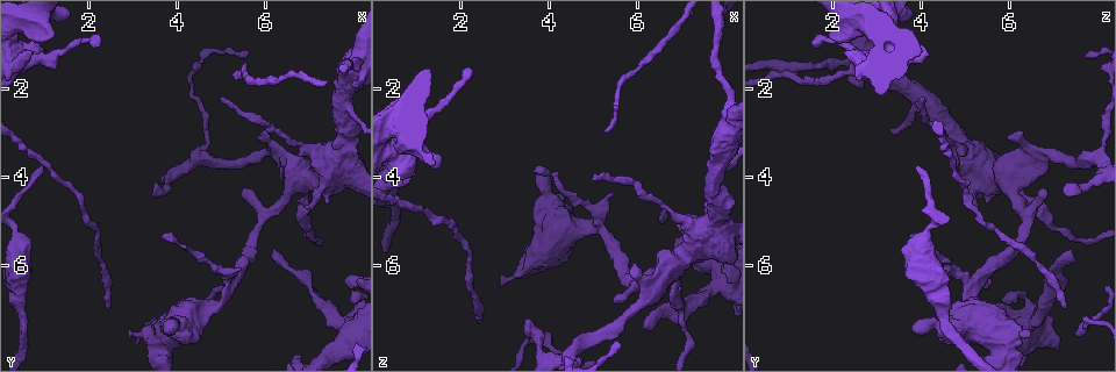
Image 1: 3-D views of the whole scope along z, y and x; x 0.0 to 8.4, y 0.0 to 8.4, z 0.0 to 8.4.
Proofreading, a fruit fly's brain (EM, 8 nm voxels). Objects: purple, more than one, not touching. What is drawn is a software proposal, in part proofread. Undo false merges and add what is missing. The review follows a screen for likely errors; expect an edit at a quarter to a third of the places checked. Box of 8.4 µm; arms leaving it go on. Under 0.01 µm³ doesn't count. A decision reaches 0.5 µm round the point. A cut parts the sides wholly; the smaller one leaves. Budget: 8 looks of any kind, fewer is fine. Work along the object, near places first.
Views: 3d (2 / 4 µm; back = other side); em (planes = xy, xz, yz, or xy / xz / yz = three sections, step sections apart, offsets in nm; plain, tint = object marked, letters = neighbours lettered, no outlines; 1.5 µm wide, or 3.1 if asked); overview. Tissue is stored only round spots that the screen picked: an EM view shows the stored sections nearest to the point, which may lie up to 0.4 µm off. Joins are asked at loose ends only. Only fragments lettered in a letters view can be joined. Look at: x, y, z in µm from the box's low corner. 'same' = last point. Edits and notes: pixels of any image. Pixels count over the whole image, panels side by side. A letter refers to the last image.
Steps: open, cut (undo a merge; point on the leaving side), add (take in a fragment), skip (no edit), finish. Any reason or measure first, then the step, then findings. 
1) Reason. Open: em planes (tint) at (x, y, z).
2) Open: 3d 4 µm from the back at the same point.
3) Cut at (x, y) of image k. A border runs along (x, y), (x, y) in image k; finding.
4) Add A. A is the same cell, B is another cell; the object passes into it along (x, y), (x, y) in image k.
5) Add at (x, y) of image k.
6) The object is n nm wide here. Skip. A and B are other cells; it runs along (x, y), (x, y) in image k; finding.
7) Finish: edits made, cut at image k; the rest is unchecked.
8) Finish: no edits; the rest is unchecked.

An open end. Open: em planes (letters) at (0.70, 1.20, 2.30).

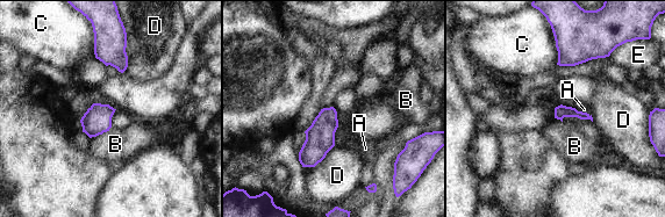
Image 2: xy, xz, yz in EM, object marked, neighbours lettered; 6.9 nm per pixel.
Skip. A, B, C, D and E are other cells; no lettered fragment goes on from it.

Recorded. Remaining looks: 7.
Free end. Open: 3d 2 µm from the back at (1.00, 3.80, 3.90).

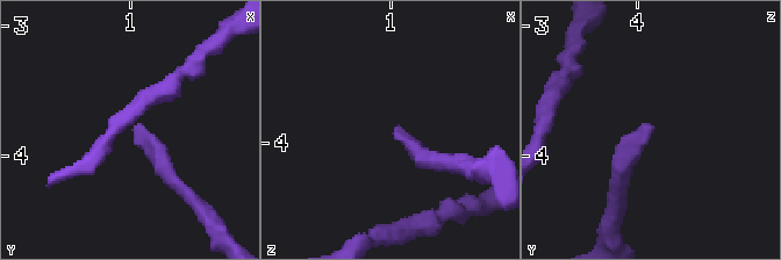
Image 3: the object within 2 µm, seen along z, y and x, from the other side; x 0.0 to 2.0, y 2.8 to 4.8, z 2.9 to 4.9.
Open: em yz step 4 (letters) at (0.98, 3.86, 3.90).

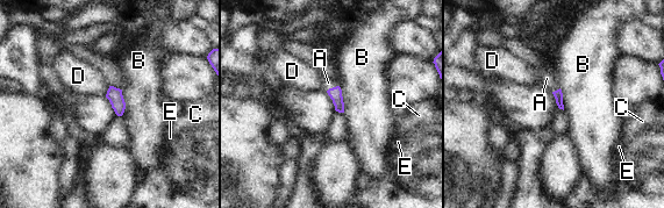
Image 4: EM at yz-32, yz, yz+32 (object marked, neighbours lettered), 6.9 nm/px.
The longest contact is with B, 200 nm. Add A. A is the same cell, B, C, D and E are other cells; the object passes into it along (335, 93), (333, 87), (328, 83) in image 4; the neuron continues.

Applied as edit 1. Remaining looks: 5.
Branch stops here. Open: em planes (letters) at (2.85, 7.40, 6.45).

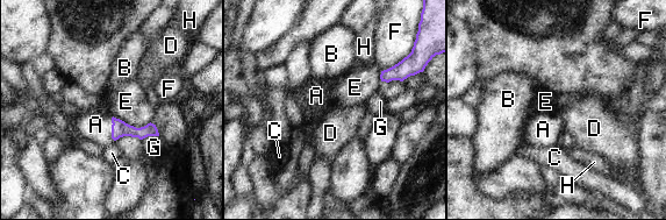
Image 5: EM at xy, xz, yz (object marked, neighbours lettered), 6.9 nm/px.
The longest contact is with E, 260 nm. Add A. A is the same cell, B, C, D, E, F, G and H are other cells; the object passes into it along (120, 128), (112, 129), (95, 125) in image 5; it goes on there.

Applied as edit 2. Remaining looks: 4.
Finish: edits made, add at image 4, add at image 5; the rest is unchecked.

